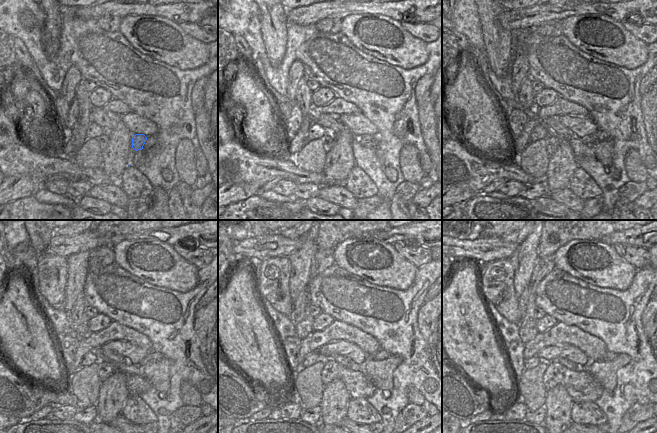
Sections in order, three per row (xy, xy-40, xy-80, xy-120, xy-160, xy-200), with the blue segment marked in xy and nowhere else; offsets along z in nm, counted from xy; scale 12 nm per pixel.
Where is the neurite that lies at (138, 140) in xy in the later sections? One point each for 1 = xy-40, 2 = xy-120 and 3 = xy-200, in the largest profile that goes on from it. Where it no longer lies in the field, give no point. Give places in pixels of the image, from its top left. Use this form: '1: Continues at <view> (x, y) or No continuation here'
1: Continues at xy-40 (366, 140)
2: Continues at xy-120 (153, 356)
3: Continues at xy-200 (609, 355)

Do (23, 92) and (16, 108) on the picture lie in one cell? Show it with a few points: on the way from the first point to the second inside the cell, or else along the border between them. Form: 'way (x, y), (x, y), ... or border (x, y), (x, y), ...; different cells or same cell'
border (17, 100), (24, 103), (22, 120); different cells

